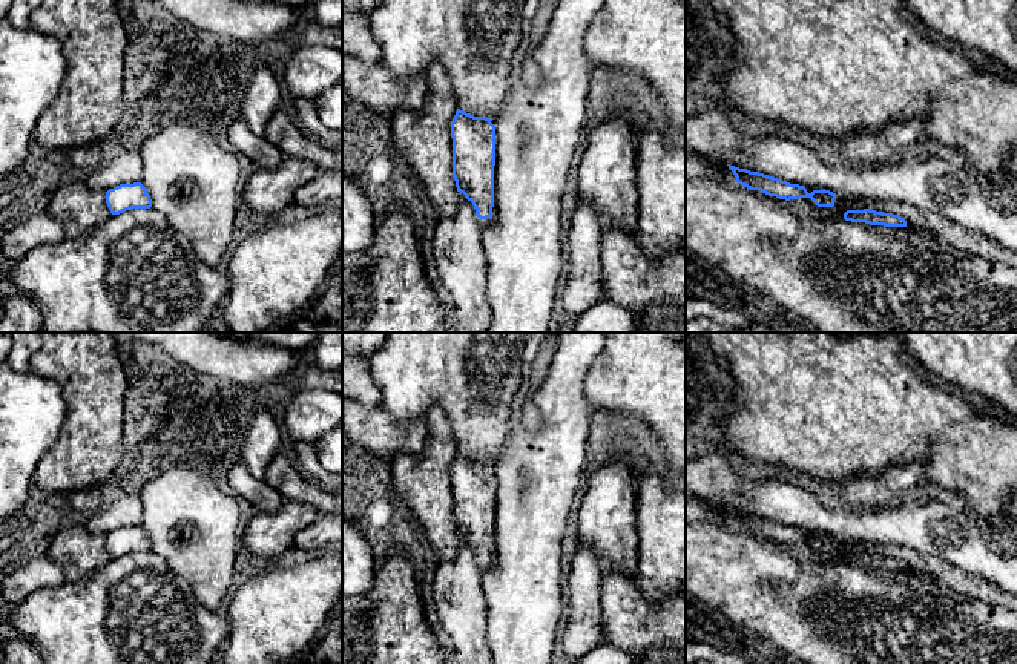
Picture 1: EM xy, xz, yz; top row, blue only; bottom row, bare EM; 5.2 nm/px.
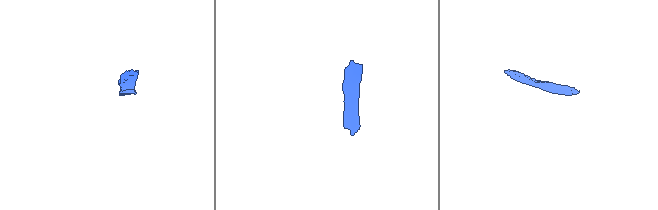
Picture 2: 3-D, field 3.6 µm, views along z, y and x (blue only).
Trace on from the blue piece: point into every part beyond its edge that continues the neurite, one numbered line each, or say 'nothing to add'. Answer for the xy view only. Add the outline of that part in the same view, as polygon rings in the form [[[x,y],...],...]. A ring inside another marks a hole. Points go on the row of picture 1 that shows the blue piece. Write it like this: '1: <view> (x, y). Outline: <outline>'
nothing to add

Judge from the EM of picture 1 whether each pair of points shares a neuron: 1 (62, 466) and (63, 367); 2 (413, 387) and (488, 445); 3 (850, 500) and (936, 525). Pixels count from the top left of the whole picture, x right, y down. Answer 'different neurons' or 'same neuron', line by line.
1: same neuron
2: same neuron
3: different neurons

